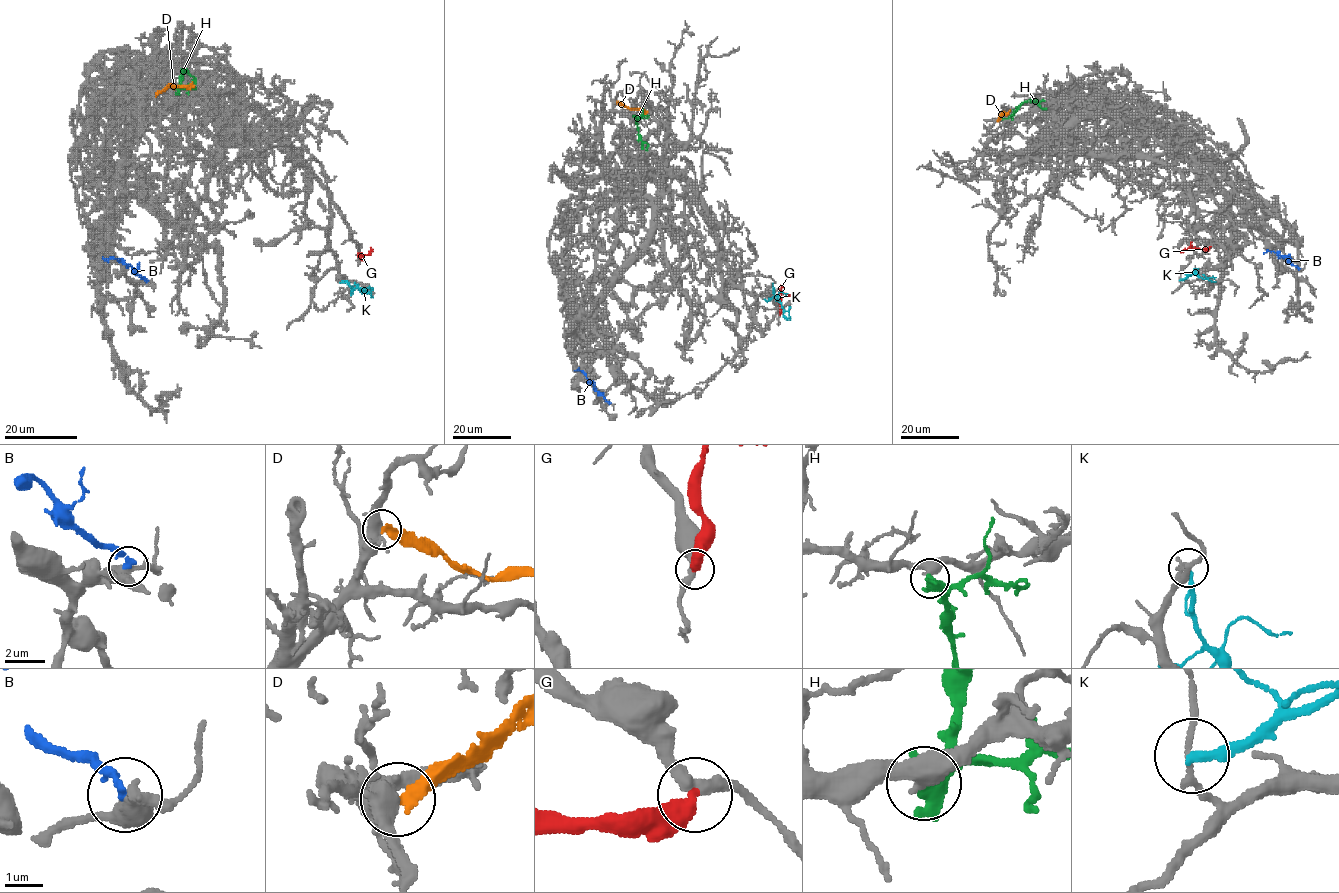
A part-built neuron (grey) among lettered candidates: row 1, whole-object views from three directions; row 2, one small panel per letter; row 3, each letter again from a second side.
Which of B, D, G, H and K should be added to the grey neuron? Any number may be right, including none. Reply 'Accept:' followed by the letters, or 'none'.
Accept: G

